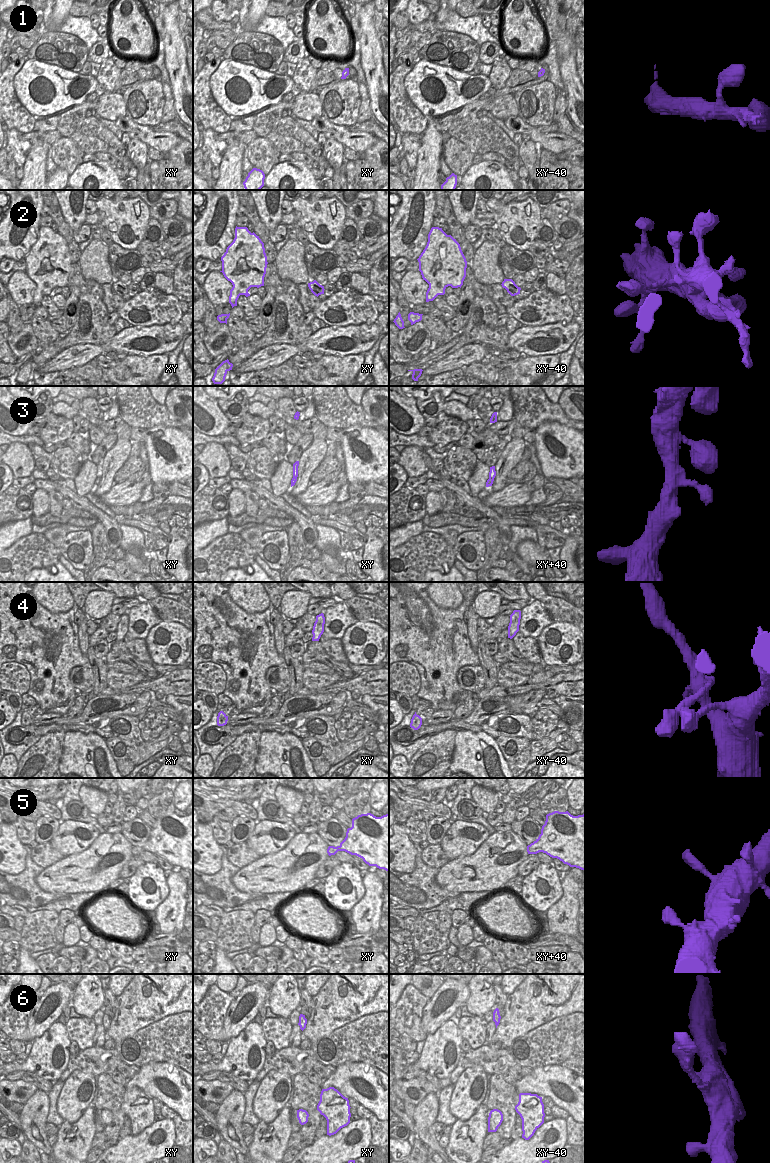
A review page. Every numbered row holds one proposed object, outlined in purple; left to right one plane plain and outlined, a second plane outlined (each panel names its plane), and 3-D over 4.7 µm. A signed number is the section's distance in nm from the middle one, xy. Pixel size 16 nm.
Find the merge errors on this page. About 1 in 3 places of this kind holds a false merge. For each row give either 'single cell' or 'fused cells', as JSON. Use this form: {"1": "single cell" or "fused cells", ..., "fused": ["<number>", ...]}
{"1": "single cell", "2": "single cell", "3": "single cell", "4": "single cell", "5": "single cell", "6": "single cell", "fused": []}

